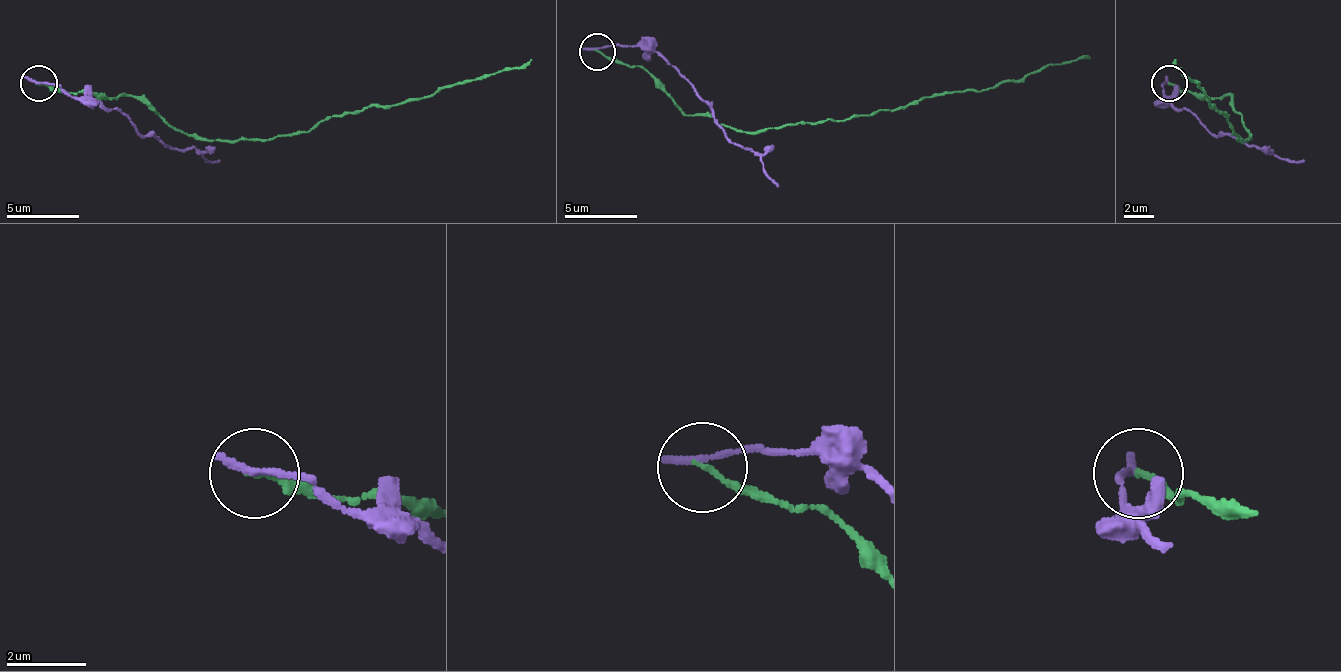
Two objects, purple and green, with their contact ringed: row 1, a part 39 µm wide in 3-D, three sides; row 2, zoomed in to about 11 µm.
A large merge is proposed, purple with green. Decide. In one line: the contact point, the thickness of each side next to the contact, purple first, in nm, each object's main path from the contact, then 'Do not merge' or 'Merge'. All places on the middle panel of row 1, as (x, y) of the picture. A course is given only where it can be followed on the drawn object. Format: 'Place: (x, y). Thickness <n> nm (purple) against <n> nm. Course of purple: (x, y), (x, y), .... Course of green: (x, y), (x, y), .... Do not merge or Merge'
Place: (597, 51). Thickness 240 nm (purple) against 150 nm. Course of purple: (596, 50), (654, 47), (698, 94), (716, 123), (760, 160), (779, 185). Course of green: (596, 50), (625, 65), (640, 65), (687, 116), (738, 131), (906, 109), (932, 94), (979, 91), (1089, 54). Do not merge

